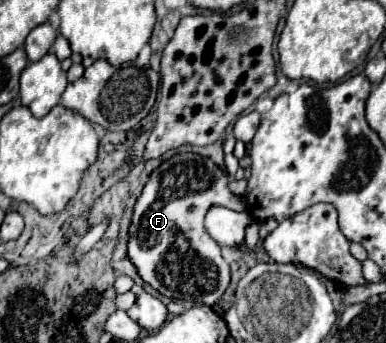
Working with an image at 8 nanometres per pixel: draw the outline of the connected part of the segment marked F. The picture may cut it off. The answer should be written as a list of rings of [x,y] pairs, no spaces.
[[[179,152],[169,160],[161,162],[161,166],[151,172],[147,184],[143,186],[135,202],[133,218],[129,224],[127,256],[135,264],[139,276],[167,298],[183,298],[197,304],[213,306],[229,286],[229,264],[221,256],[221,246],[213,238],[209,238],[203,226],[205,210],[211,204],[245,210],[245,200],[229,194],[227,174],[213,160],[199,156],[195,152]]]

